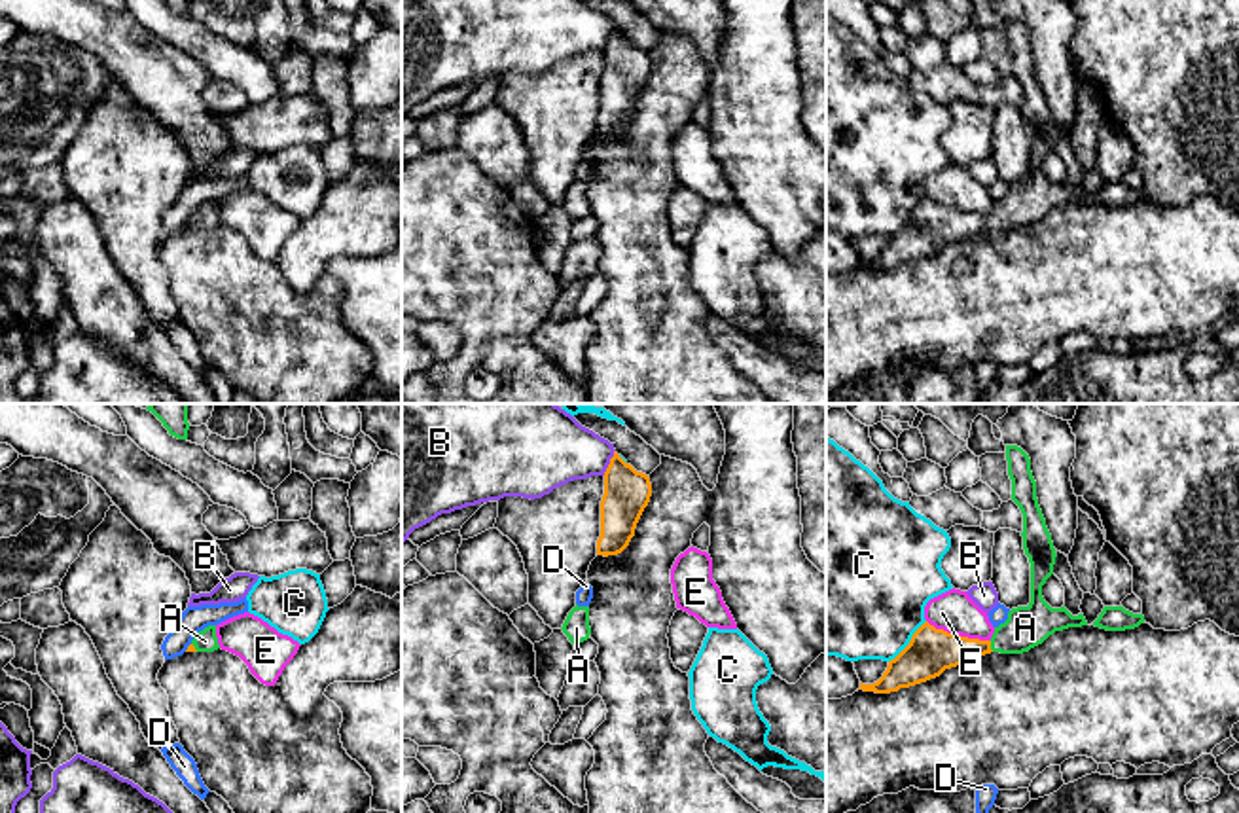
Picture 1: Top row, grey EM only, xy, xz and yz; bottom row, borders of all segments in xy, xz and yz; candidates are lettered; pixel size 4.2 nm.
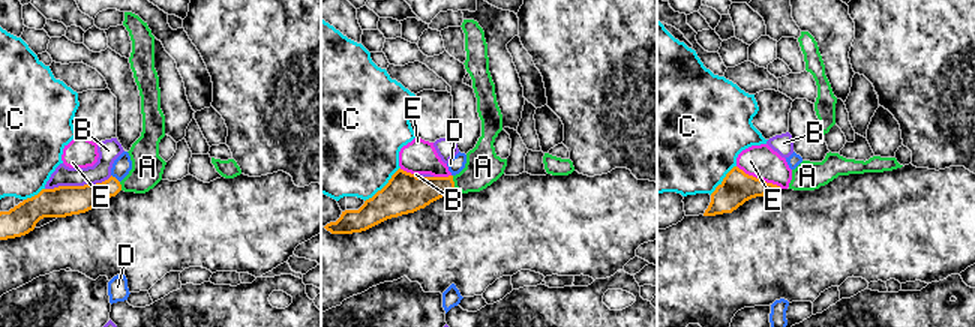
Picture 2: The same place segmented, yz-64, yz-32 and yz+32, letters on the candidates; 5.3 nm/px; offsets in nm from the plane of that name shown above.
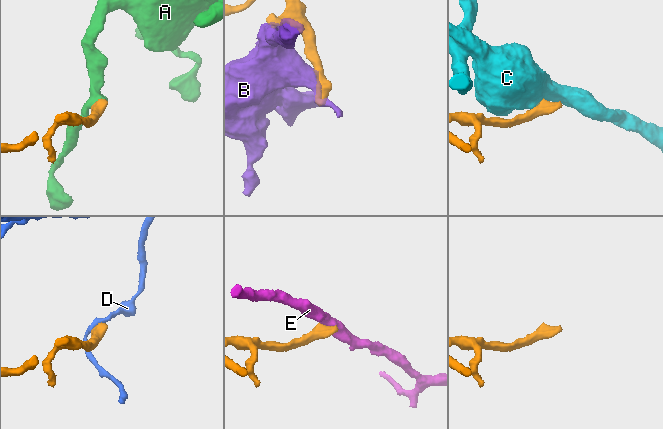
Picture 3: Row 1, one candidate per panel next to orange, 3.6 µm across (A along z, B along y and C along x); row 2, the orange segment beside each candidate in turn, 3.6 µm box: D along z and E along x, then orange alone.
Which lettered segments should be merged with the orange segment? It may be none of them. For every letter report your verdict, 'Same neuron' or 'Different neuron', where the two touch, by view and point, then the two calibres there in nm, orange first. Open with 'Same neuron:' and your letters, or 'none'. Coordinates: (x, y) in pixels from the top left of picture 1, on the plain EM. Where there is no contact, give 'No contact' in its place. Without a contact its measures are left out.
Same neuron: A
A: Same neuron. Touches orange at yz (989, 222). Thickness 200 nm (orange) against 180 nm
B: Different neuron. Touches orange at xz (610, 38). Thickness 190 nm (orange) against 260 nm
C: Different neuron. Touches orange at yz (910, 216). Thickness 200 nm (orange) against 480 nm
D: Different neuron. Touches orange at xy (188, 222). Thickness 30 nm (orange) against 110 nm
E: Different neuron. Touches orange at yz (959, 211). Thickness 200 nm (orange) against 180 nm

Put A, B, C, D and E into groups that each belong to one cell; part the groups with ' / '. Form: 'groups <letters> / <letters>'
groups A / B / C / D / E

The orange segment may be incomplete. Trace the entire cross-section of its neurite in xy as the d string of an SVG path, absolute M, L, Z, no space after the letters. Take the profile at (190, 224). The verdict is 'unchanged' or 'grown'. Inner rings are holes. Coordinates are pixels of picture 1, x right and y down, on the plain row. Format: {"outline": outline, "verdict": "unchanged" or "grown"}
{"outline": "M208 201L193 212L186 227L214 227L218 224L216 201Z", "verdict": "grown"}

